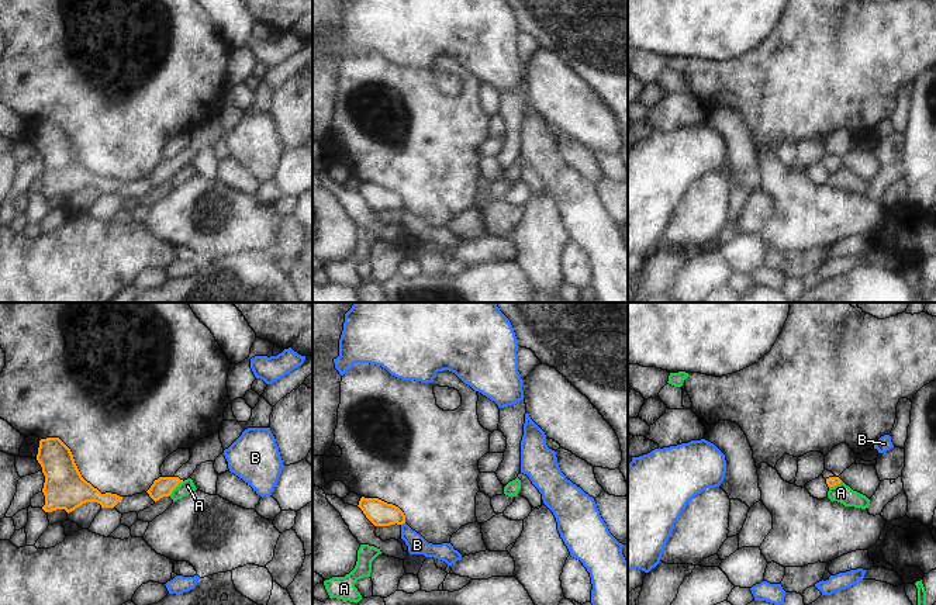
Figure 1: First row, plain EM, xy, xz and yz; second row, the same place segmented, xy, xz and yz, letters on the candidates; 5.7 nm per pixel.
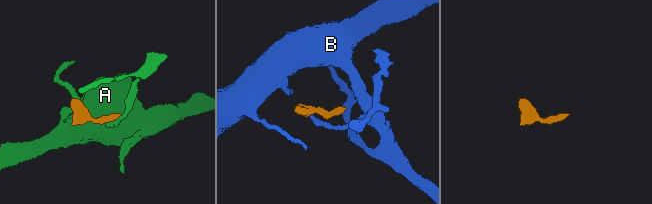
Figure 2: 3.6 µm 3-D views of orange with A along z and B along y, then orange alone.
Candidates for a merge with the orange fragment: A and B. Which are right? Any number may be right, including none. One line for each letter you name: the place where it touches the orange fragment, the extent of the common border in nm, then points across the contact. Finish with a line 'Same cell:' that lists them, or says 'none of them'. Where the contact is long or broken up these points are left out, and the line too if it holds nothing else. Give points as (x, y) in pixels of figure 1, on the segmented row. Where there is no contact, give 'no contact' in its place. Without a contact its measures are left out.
Same cell: none of them

